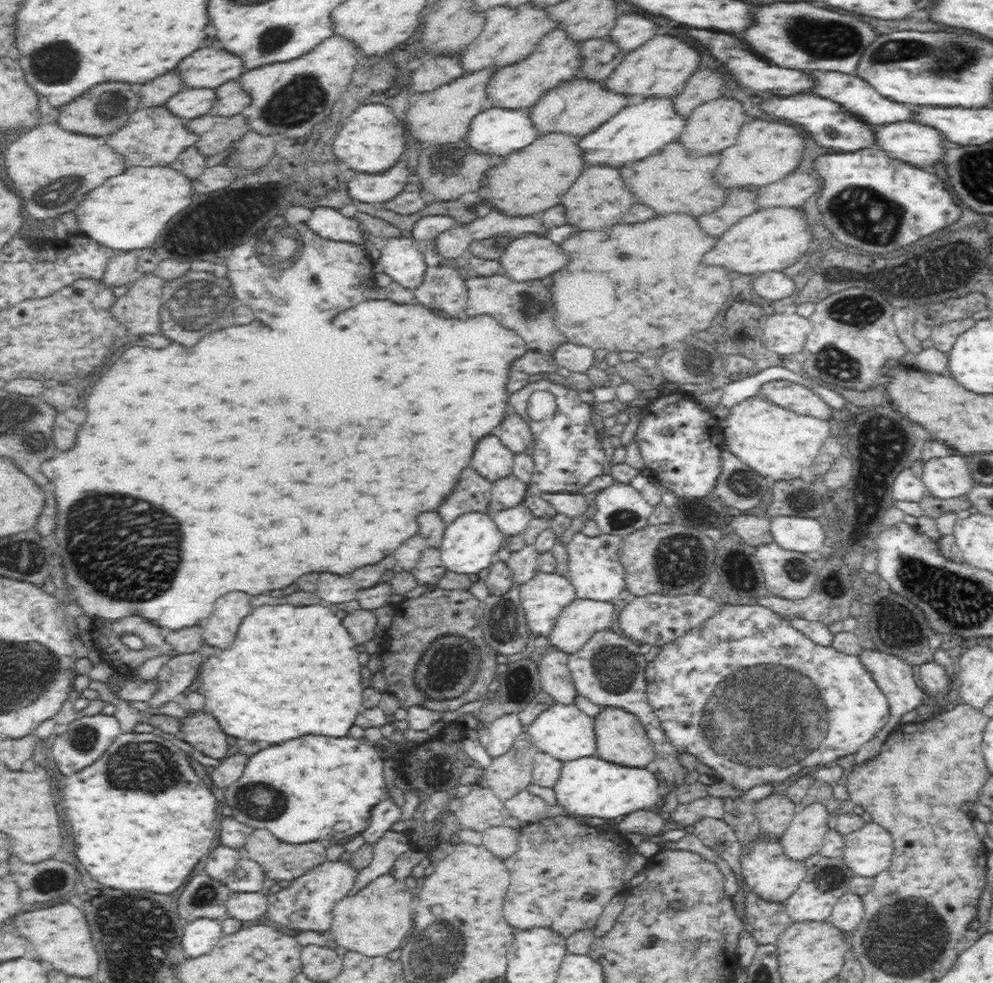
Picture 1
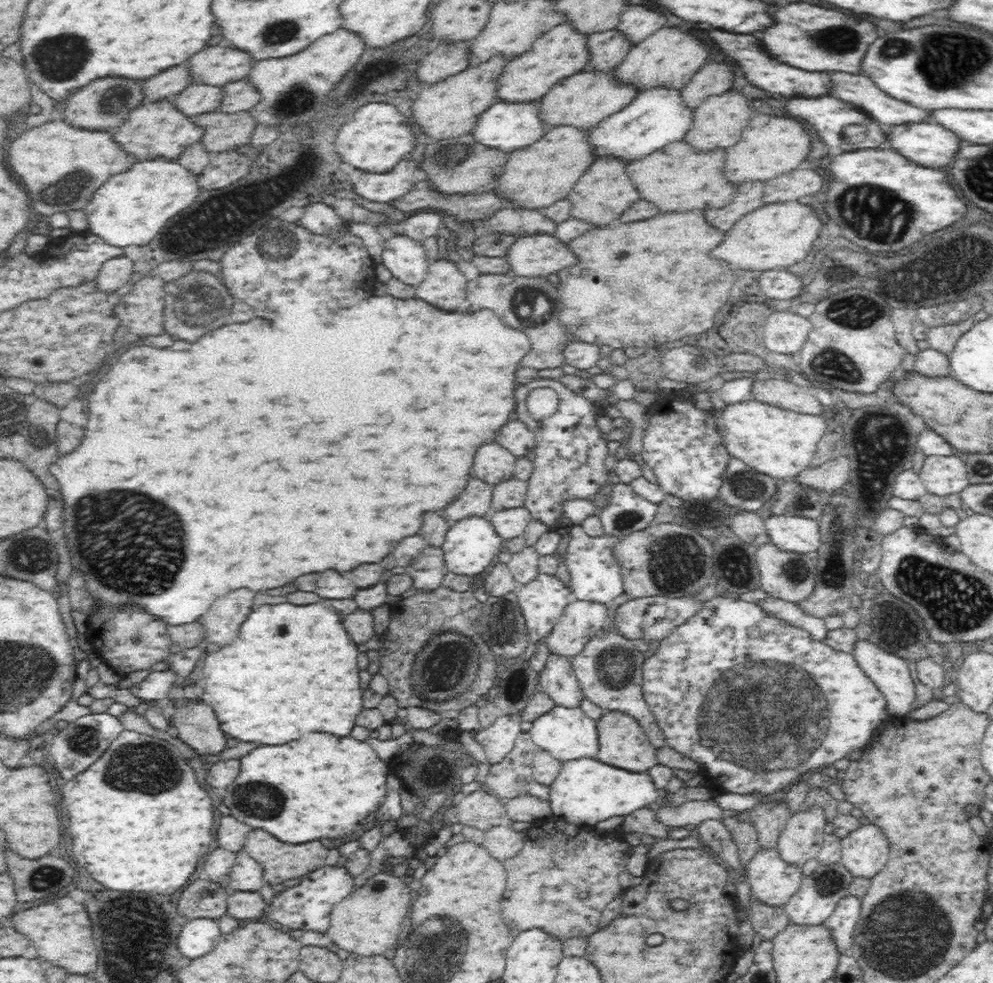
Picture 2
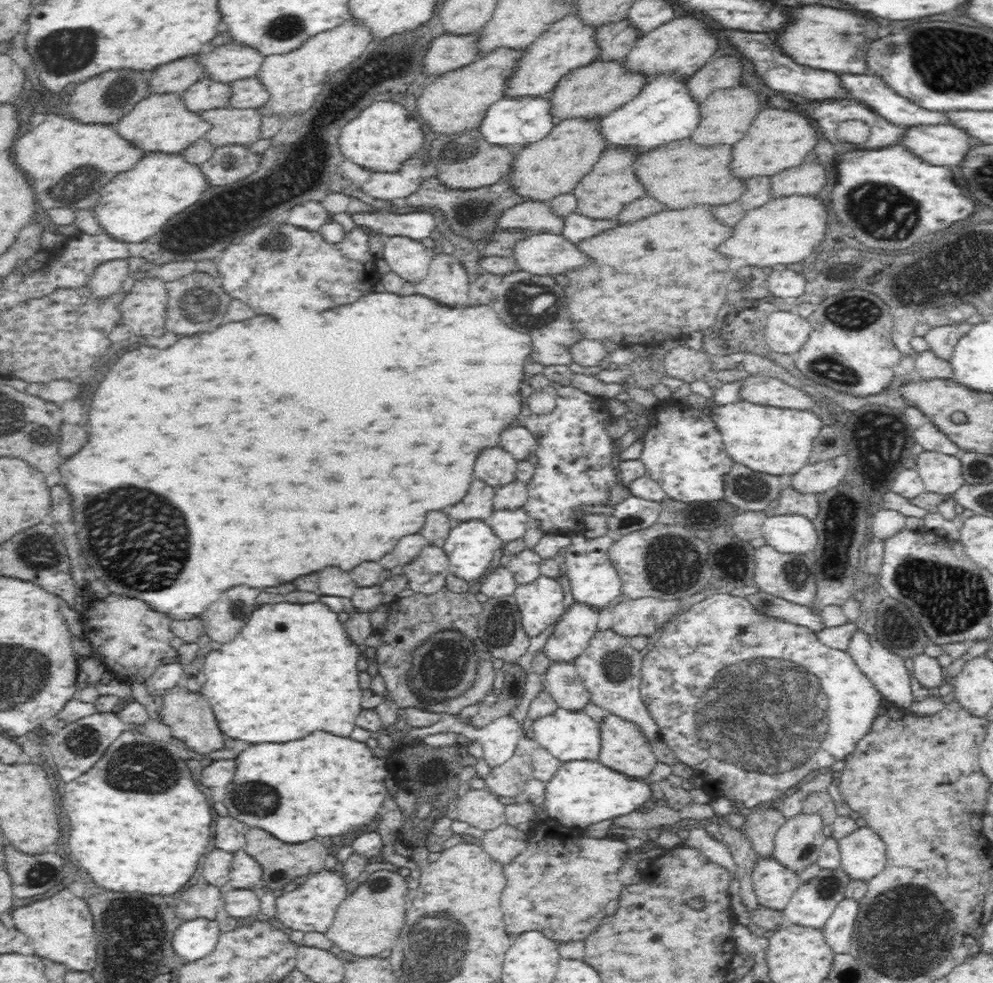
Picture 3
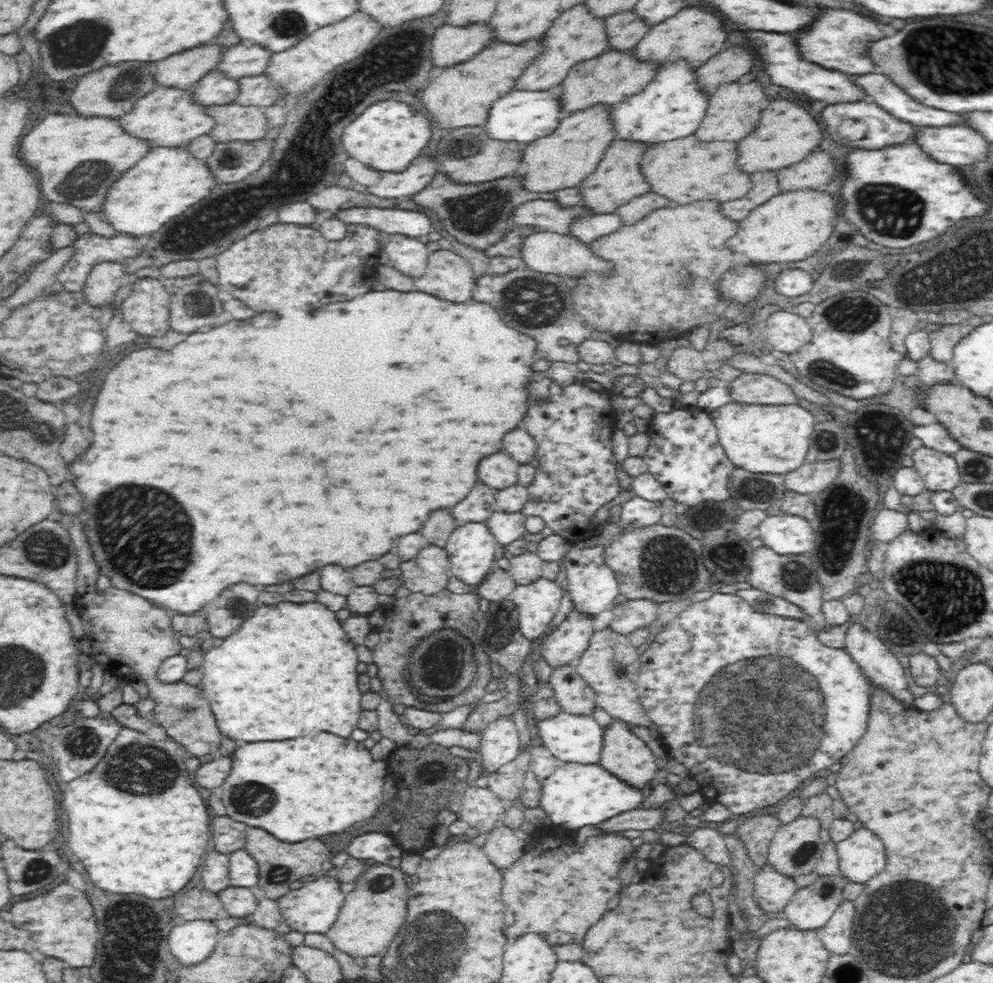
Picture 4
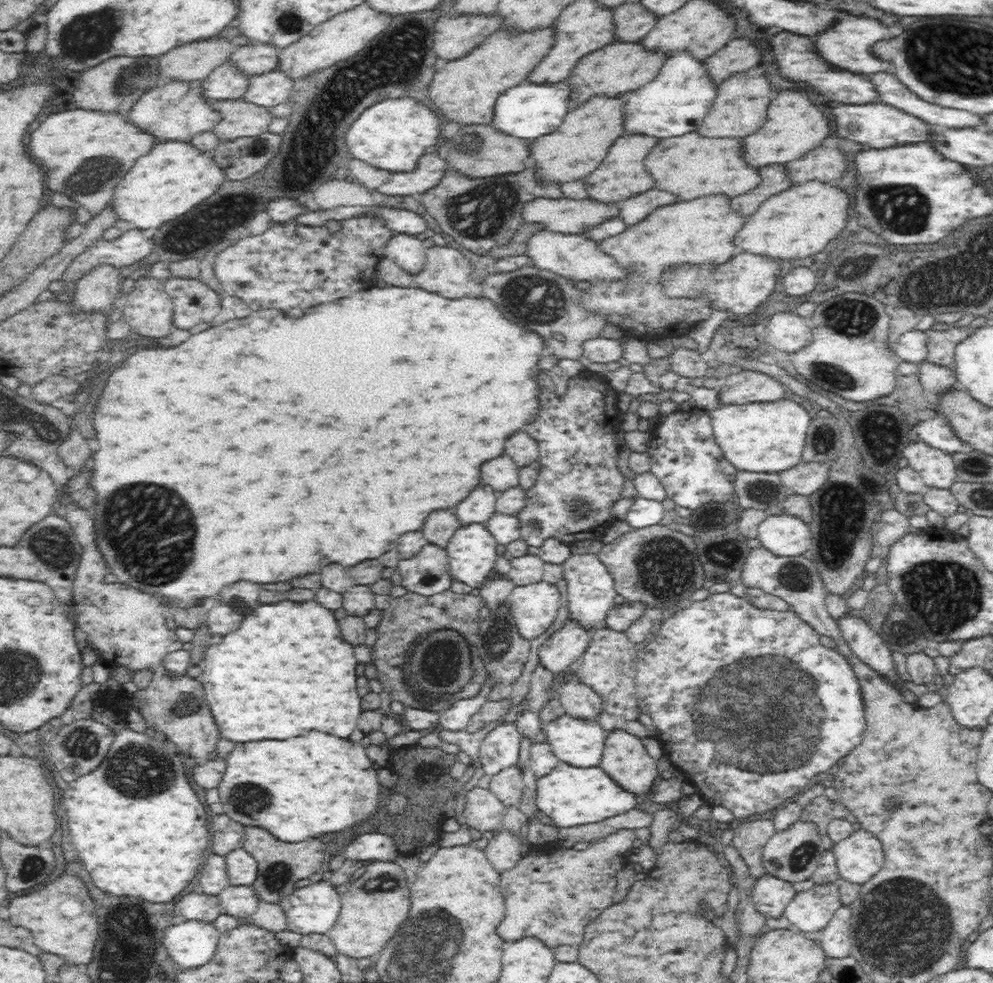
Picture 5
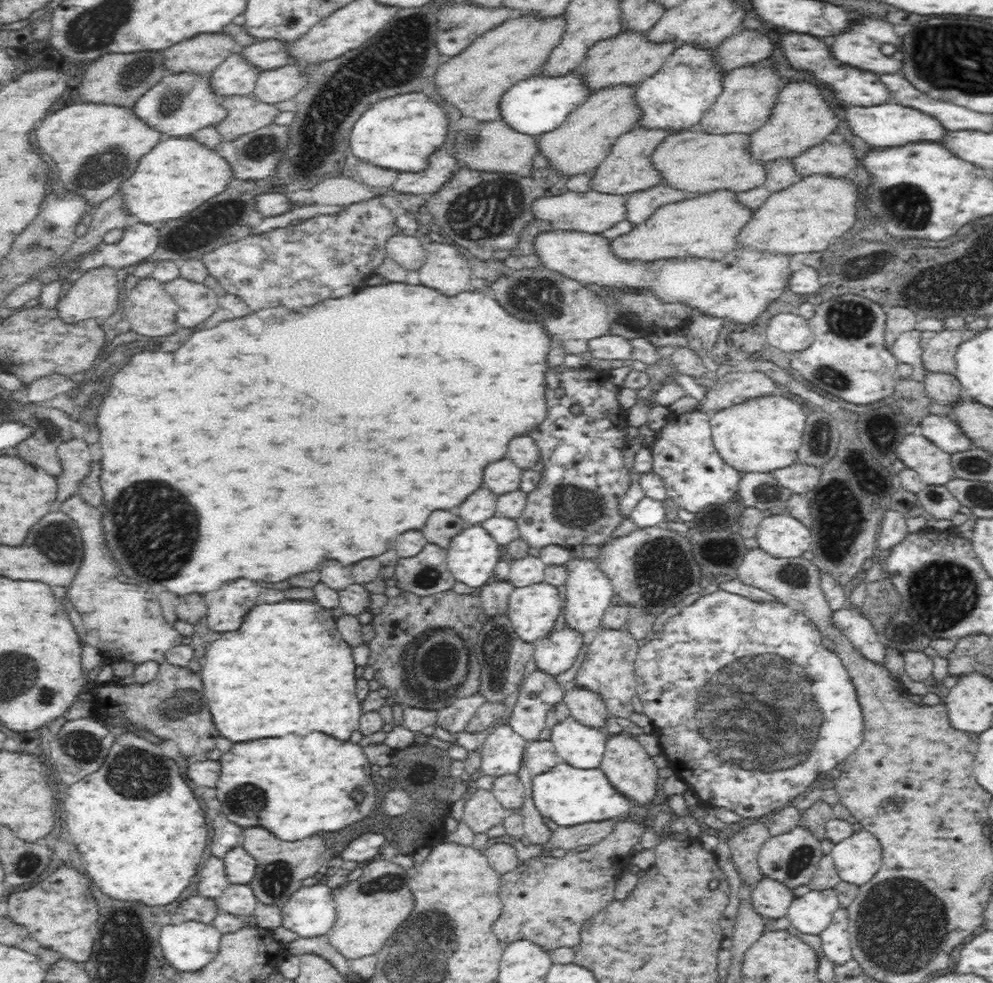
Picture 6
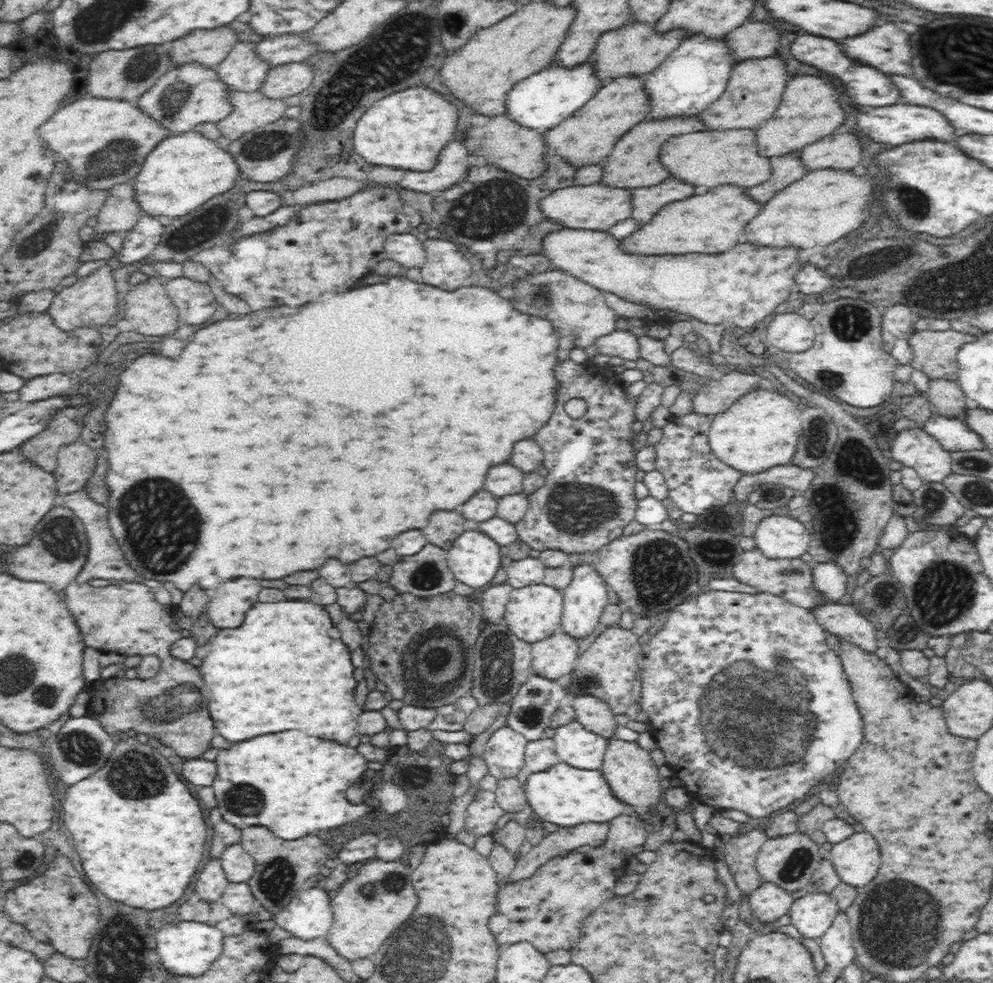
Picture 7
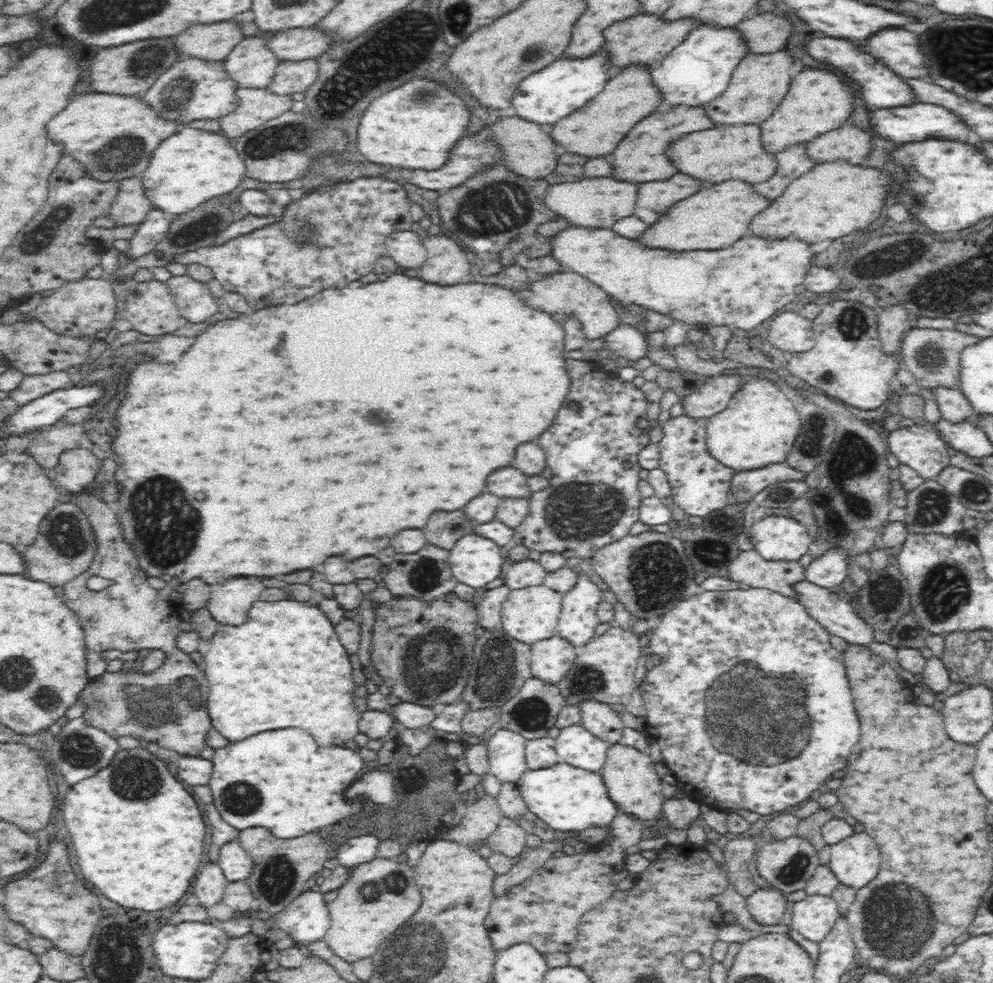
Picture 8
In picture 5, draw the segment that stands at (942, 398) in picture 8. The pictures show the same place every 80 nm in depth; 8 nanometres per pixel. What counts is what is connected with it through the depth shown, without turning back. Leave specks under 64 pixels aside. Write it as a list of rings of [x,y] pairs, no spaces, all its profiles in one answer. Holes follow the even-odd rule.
[[[928,360],[917,364],[917,377],[921,383],[921,389],[940,394],[945,390],[958,387],[954,368],[936,364]]]

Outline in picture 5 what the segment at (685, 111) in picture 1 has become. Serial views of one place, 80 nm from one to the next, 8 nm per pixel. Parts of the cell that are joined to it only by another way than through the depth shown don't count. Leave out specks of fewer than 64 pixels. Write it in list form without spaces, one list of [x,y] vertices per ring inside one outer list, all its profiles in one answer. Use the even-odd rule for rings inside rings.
[[[748,37],[736,38],[729,41],[722,50],[712,54],[702,63],[708,73],[712,85],[720,85],[733,75],[746,73],[760,62],[760,48]]]

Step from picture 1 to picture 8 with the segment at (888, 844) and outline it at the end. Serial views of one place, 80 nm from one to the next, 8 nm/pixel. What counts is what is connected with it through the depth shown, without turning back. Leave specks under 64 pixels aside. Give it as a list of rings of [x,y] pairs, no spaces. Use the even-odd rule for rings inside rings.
[[[866,831],[854,833],[830,847],[829,865],[841,884],[859,889],[877,876],[882,857],[874,838]]]

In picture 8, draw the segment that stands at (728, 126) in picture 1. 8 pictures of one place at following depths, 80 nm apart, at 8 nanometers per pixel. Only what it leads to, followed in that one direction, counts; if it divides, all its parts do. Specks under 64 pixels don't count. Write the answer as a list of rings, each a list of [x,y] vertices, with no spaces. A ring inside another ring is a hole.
[[[783,48],[772,54],[746,54],[733,71],[728,89],[705,107],[705,116],[714,126],[760,124],[774,114],[793,78],[790,69],[794,58]]]

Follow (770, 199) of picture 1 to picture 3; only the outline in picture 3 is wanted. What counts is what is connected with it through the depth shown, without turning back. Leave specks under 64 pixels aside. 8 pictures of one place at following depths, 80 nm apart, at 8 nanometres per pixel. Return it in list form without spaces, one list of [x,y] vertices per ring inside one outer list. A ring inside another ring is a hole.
[[[803,162],[800,166],[775,174],[771,179],[771,199],[791,196],[814,196],[826,185],[826,172],[822,166]]]

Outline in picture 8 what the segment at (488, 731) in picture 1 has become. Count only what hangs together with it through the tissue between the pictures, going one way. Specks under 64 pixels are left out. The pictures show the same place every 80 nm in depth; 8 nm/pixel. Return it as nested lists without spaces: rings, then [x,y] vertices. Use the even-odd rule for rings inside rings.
[[[500,728],[486,745],[490,773],[502,782],[518,782],[527,770],[526,742],[521,734]]]

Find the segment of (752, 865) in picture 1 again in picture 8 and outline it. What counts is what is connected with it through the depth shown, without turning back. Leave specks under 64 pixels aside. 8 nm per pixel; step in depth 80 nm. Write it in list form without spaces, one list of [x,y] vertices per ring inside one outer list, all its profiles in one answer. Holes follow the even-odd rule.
[[[772,885],[768,888],[757,888],[746,897],[746,906],[752,918],[762,925],[775,925],[780,922],[788,902],[785,893]]]

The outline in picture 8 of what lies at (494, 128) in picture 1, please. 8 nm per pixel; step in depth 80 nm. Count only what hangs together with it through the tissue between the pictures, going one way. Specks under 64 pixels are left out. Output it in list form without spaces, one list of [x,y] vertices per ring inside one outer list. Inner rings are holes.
[[[605,50],[598,51],[584,60],[565,60],[558,58],[543,70],[533,73],[524,81],[518,84],[518,88],[513,90],[510,114],[521,118],[531,124],[538,124],[543,129],[551,129],[556,122],[562,118],[570,116],[572,112],[576,112],[579,108],[584,107],[588,102],[591,102],[600,91],[606,86],[608,79],[613,75],[607,62],[605,62]]]

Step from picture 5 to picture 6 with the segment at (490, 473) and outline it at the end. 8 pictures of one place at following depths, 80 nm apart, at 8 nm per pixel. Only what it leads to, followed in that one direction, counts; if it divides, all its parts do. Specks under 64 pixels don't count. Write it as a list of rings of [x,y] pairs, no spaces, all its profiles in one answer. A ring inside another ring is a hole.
[[[502,458],[484,468],[484,486],[492,488],[497,496],[510,493],[519,488],[522,471],[512,460]]]

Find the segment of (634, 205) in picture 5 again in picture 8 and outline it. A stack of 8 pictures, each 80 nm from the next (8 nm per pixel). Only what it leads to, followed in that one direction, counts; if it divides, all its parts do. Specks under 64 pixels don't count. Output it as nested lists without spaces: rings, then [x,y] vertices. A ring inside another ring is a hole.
[[[678,172],[660,182],[644,182],[637,190],[634,215],[642,222],[652,224],[675,202],[696,194],[704,187],[699,180]]]

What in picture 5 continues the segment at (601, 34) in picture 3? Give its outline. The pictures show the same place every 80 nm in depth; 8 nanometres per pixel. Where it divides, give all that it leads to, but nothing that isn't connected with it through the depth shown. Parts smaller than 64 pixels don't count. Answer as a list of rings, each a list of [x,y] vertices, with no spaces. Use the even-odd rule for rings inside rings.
[[[639,3],[618,6],[612,10],[613,38],[622,44],[636,44],[646,36],[658,18]]]

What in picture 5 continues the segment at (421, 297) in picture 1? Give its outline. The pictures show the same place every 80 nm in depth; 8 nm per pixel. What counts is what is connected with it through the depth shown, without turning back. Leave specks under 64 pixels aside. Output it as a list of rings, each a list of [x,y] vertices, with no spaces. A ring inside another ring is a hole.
[[[434,245],[427,248],[427,261],[416,275],[416,288],[439,294],[450,300],[466,298],[468,284],[473,280],[473,265],[450,246]]]

